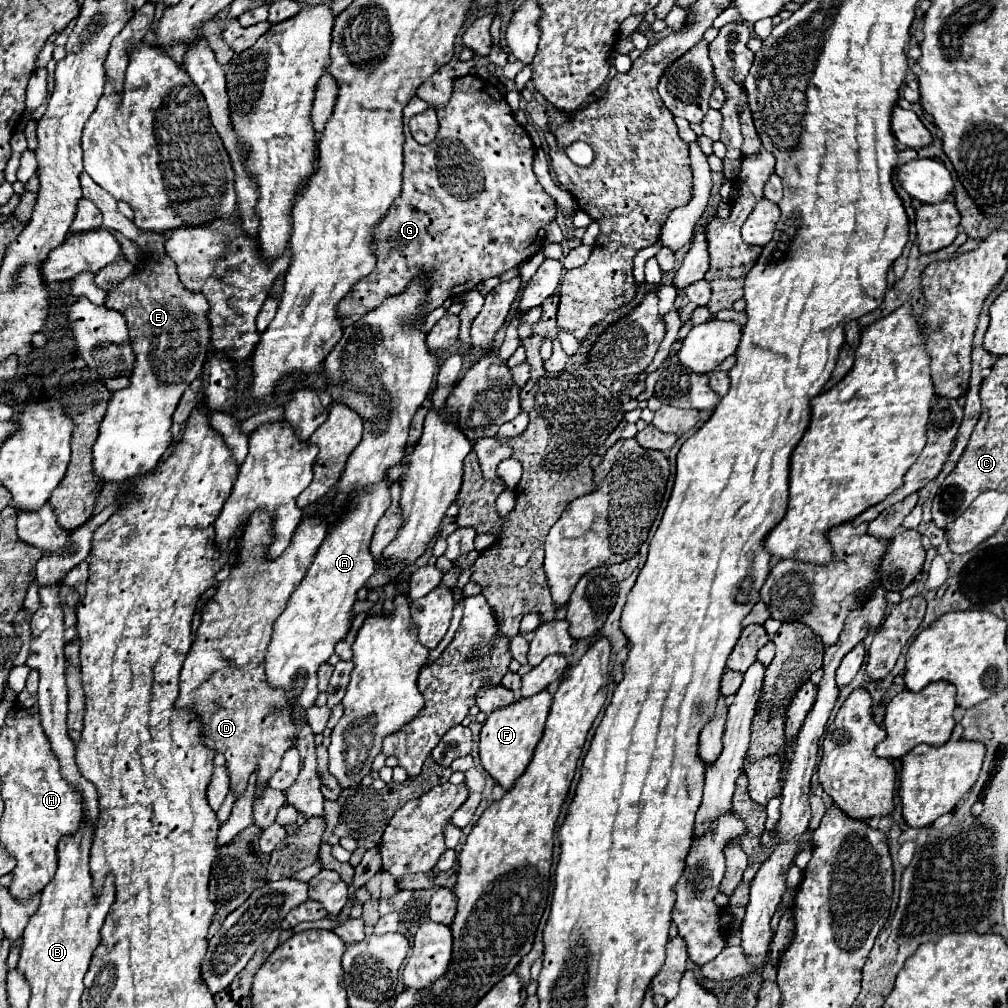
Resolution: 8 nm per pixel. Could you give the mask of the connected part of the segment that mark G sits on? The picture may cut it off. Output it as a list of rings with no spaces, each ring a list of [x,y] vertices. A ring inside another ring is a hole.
[[[478,76],[456,78],[452,100],[448,104],[436,106],[440,130],[434,142],[422,146],[408,132],[408,120],[430,108],[424,100],[414,96],[404,108],[404,172],[406,182],[398,200],[388,210],[388,216],[376,228],[376,268],[360,284],[356,284],[348,295],[338,304],[340,318],[360,318],[368,310],[378,308],[390,294],[400,294],[404,288],[418,276],[428,280],[426,304],[420,316],[430,314],[440,308],[446,298],[460,296],[462,292],[472,290],[476,284],[500,276],[530,256],[534,256],[540,246],[546,242],[546,226],[556,216],[556,204],[550,194],[544,192],[540,182],[532,172],[534,144],[526,130],[514,120],[512,108],[500,94],[500,90]]]

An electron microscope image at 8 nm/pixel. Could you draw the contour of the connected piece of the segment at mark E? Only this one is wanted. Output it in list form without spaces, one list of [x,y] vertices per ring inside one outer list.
[[[164,256],[160,262],[146,262],[146,268],[138,268],[132,276],[112,288],[112,292],[106,294],[104,306],[118,310],[126,318],[136,362],[130,376],[130,386],[116,390],[110,398],[108,410],[100,424],[100,436],[94,444],[94,470],[102,482],[128,482],[136,476],[152,472],[172,442],[172,414],[184,390],[200,376],[208,356],[208,300],[204,300],[204,296],[198,292],[188,292],[178,278],[176,262],[170,256]]]

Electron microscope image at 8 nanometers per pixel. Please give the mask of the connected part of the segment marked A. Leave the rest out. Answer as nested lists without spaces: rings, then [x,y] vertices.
[[[384,478],[366,488],[358,486],[352,490],[350,508],[332,524],[304,580],[292,592],[286,610],[274,624],[272,642],[266,652],[266,676],[274,688],[286,690],[296,712],[306,712],[314,706],[318,696],[316,670],[334,654],[334,646],[350,630],[350,610],[356,602],[356,592],[376,570],[368,548],[378,520],[390,506],[388,482],[390,480]]]

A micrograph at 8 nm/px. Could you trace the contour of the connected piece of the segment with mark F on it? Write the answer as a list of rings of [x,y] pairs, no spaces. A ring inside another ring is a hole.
[[[544,690],[538,692],[536,696],[530,698],[522,698],[506,708],[500,708],[496,712],[492,712],[480,732],[480,762],[484,766],[484,770],[504,788],[510,790],[516,780],[524,774],[528,762],[534,756],[534,748],[542,738],[544,732],[544,724],[550,712],[550,704],[552,704],[552,696]]]

